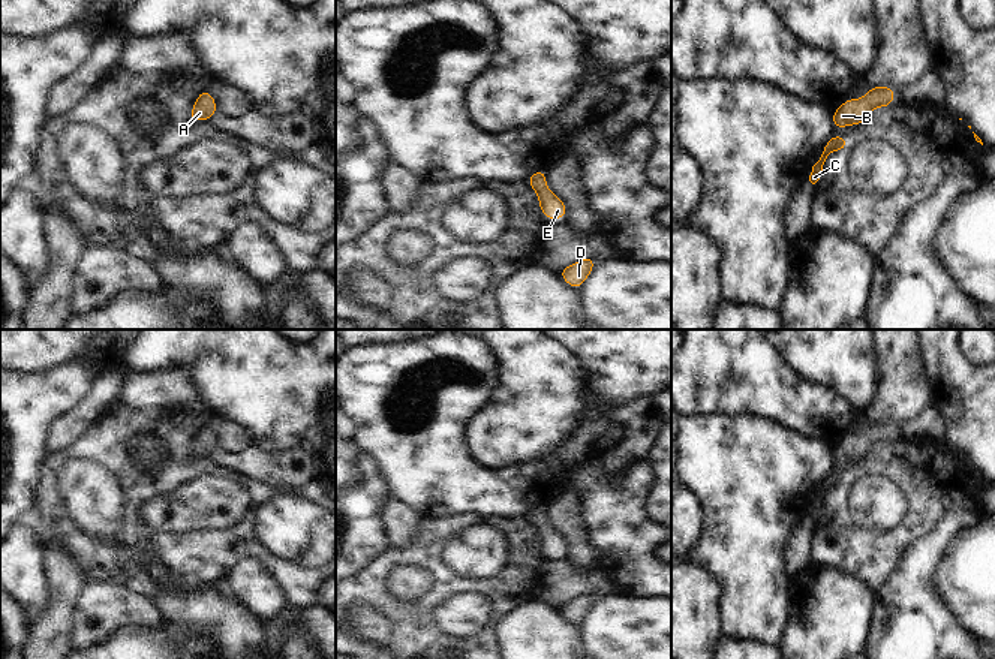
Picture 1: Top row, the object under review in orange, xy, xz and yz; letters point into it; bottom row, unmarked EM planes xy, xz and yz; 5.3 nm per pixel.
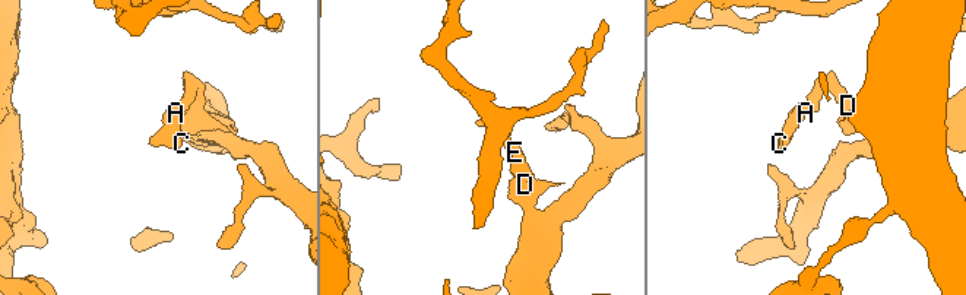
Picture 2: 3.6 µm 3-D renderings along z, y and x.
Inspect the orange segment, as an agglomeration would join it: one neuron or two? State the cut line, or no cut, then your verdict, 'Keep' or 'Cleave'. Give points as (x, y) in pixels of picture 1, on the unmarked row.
No split. Keep

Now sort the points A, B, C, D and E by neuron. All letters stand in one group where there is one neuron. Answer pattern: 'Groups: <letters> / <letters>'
Groups: A B C D E

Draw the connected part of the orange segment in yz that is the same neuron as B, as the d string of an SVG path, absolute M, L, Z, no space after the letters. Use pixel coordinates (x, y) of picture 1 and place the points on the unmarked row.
M871 422L863 433L857 436L848 433L839 445L832 448L833 463L862 460L875 442L887 443L895 434L896 428L890 422Z

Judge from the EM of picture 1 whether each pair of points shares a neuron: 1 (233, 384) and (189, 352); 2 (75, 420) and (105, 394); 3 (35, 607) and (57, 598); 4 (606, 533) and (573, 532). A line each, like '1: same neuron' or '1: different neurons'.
1: same neuron
2: same neuron
3: different neurons
4: different neurons

